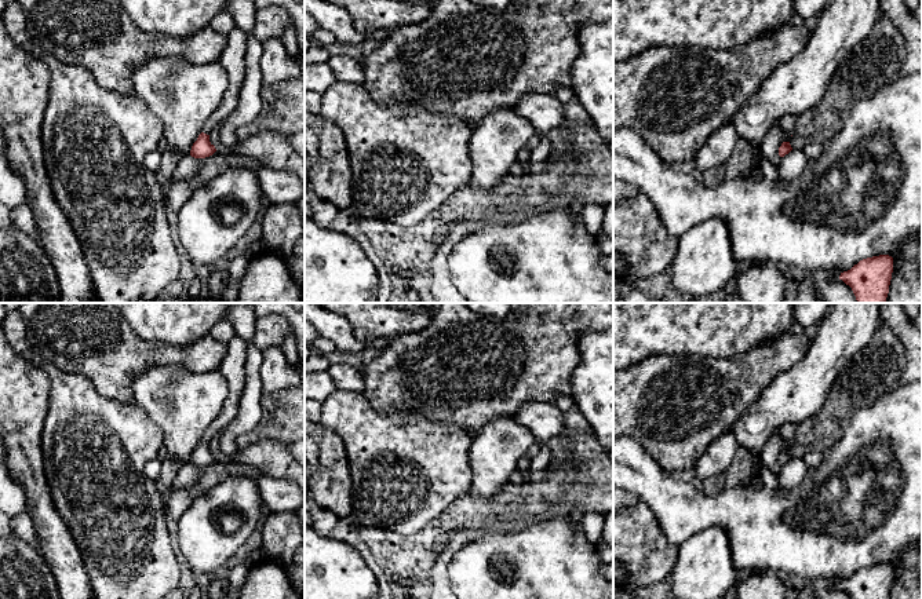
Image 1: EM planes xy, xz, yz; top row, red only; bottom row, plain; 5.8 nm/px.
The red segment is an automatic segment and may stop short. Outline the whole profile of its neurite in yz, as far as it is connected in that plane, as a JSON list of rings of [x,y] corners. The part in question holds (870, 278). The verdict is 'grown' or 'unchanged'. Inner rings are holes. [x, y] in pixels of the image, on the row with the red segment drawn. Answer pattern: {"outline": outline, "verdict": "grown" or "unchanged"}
{"outline": [[[879,255],[860,260],[839,280],[849,285],[857,303],[885,303],[893,273],[893,258]]], "verdict": "unchanged"}

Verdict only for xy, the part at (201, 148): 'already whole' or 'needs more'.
needs more

